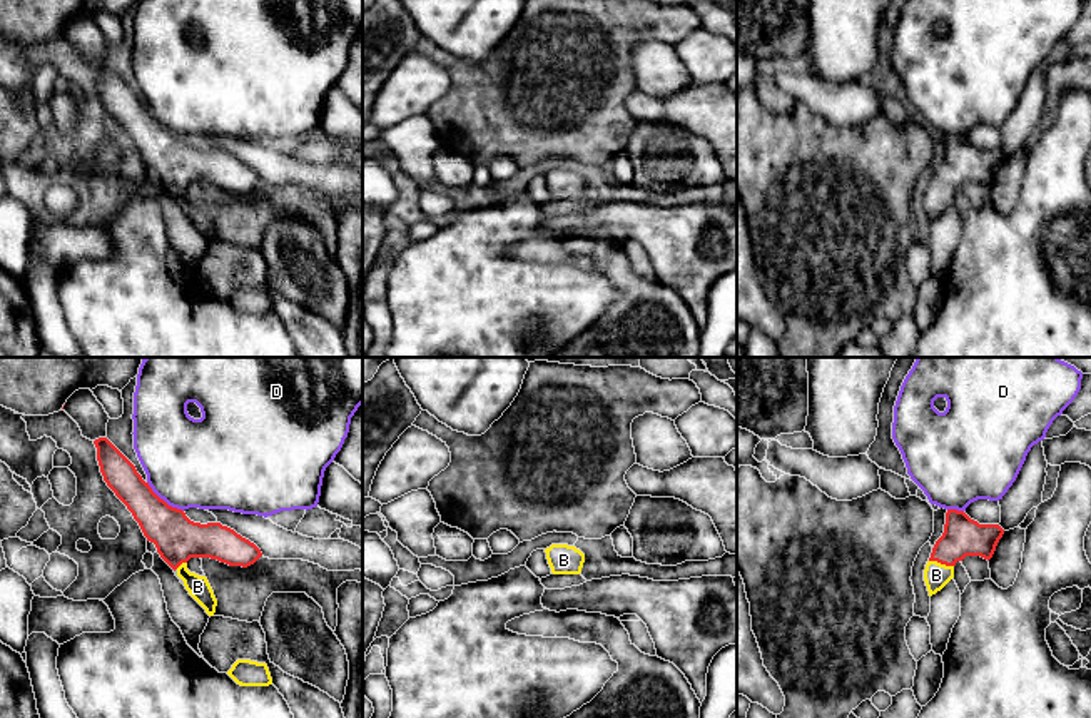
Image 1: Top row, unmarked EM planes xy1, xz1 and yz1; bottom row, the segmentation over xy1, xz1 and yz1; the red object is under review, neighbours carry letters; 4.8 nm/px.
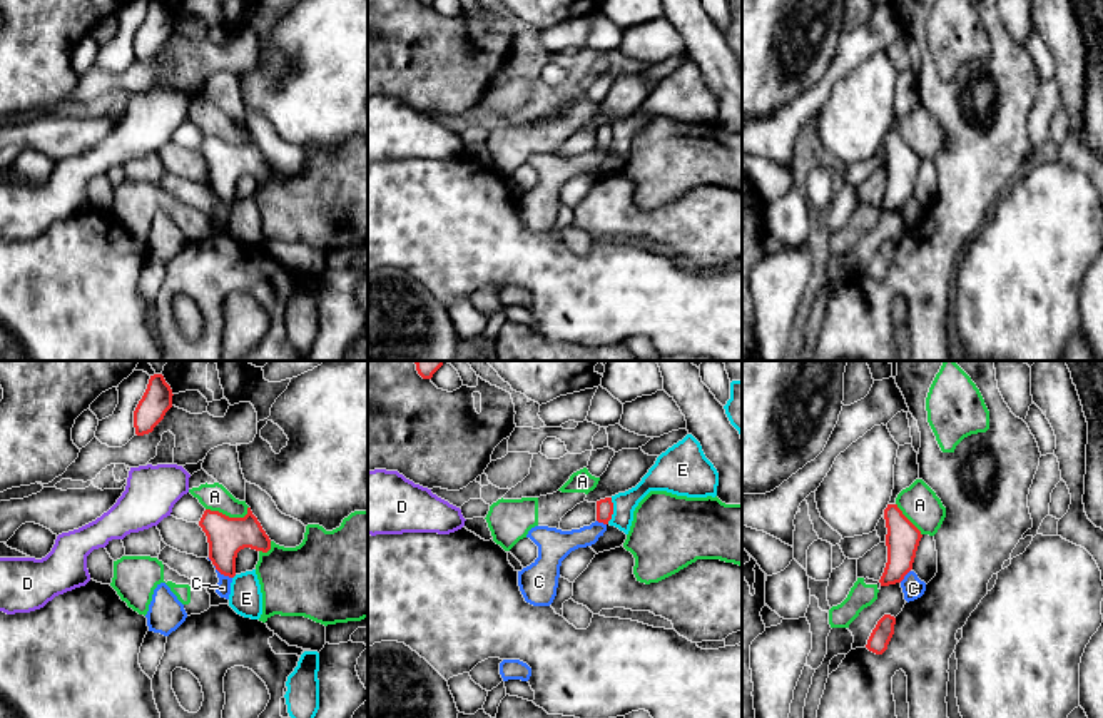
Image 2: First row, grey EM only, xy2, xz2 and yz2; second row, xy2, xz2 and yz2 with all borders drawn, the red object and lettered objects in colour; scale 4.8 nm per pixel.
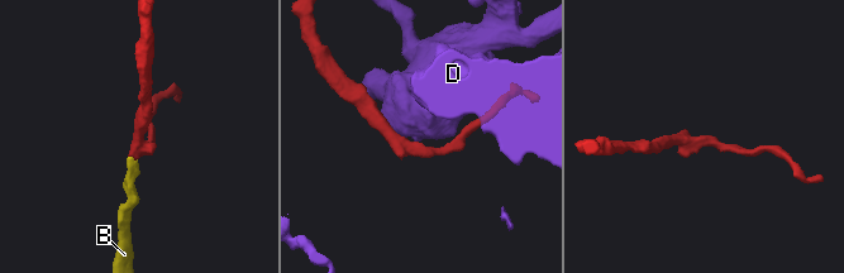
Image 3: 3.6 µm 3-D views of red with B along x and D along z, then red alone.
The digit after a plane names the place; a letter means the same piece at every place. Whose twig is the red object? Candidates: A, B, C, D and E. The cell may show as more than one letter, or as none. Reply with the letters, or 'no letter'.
B

